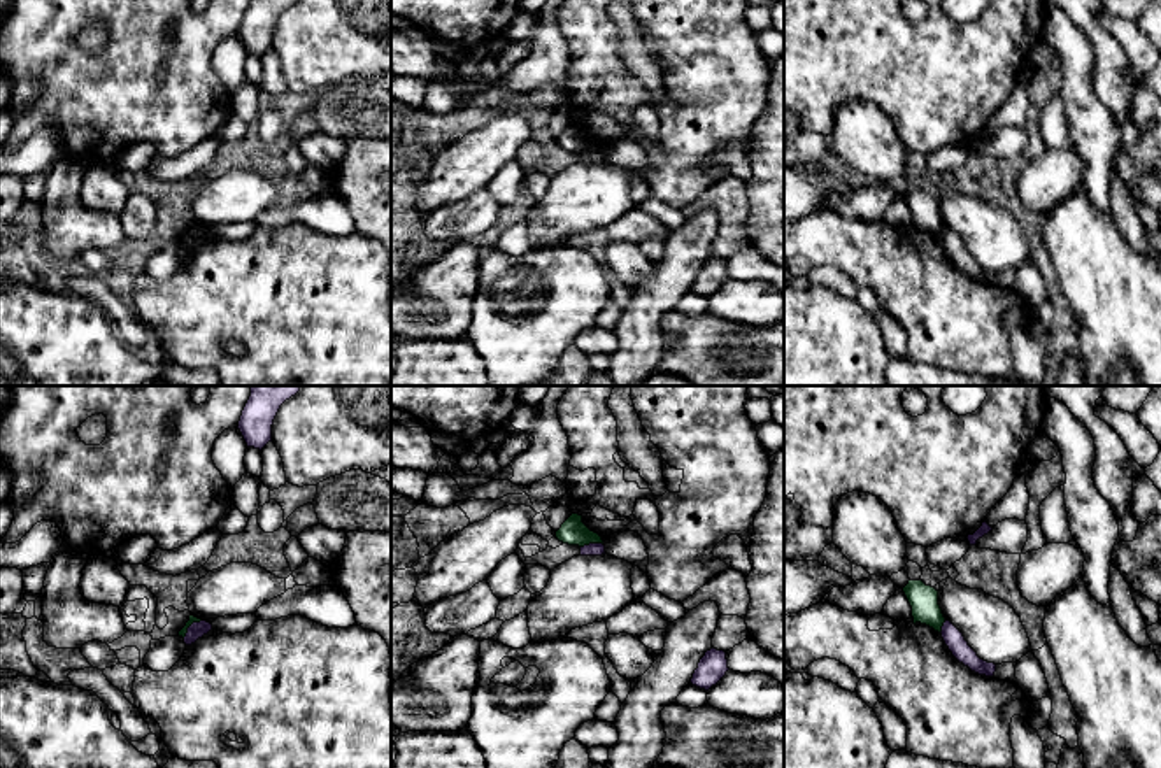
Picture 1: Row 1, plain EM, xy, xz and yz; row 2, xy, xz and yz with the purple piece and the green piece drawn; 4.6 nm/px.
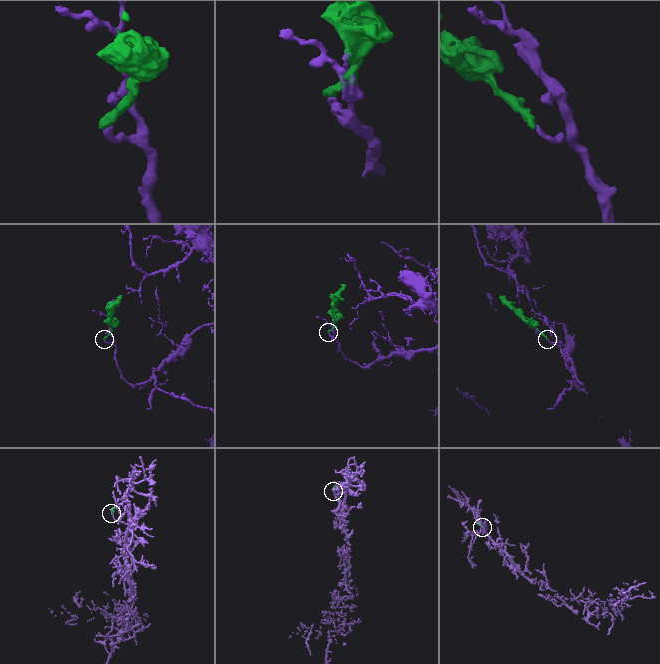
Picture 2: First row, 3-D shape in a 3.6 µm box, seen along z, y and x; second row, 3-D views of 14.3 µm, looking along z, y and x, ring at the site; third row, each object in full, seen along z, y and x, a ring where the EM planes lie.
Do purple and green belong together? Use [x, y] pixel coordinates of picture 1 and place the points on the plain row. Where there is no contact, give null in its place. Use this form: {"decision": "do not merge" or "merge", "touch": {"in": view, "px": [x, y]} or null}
{"decision": "do not merge", "touch": {"in": "xz", "px": [591, 151]}}

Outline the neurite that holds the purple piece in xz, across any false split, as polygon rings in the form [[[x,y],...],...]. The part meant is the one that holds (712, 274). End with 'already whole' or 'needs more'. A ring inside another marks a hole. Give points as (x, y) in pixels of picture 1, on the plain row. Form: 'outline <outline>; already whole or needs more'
outline [[[710,256],[700,267],[698,275],[693,281],[691,291],[709,298],[716,293],[728,279],[728,267],[724,258]]]; already whole

